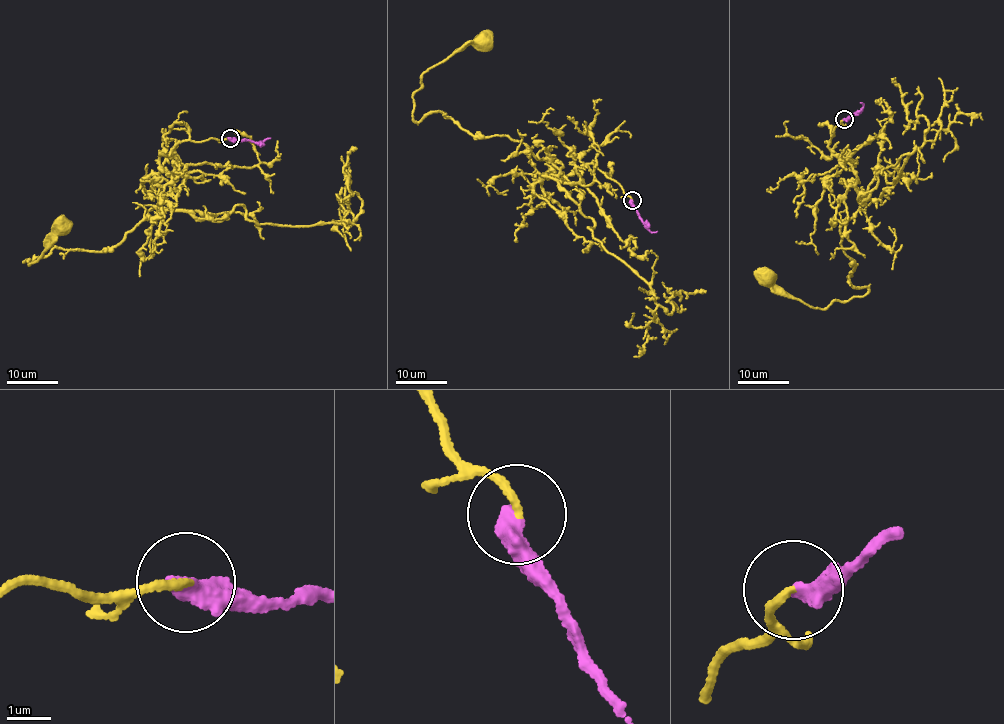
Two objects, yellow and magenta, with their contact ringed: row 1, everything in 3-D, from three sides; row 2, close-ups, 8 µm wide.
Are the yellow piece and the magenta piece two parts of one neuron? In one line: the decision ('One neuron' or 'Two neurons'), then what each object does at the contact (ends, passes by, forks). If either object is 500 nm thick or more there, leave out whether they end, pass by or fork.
One neuron. At the ring yellow ends. At the ring magenta ends

